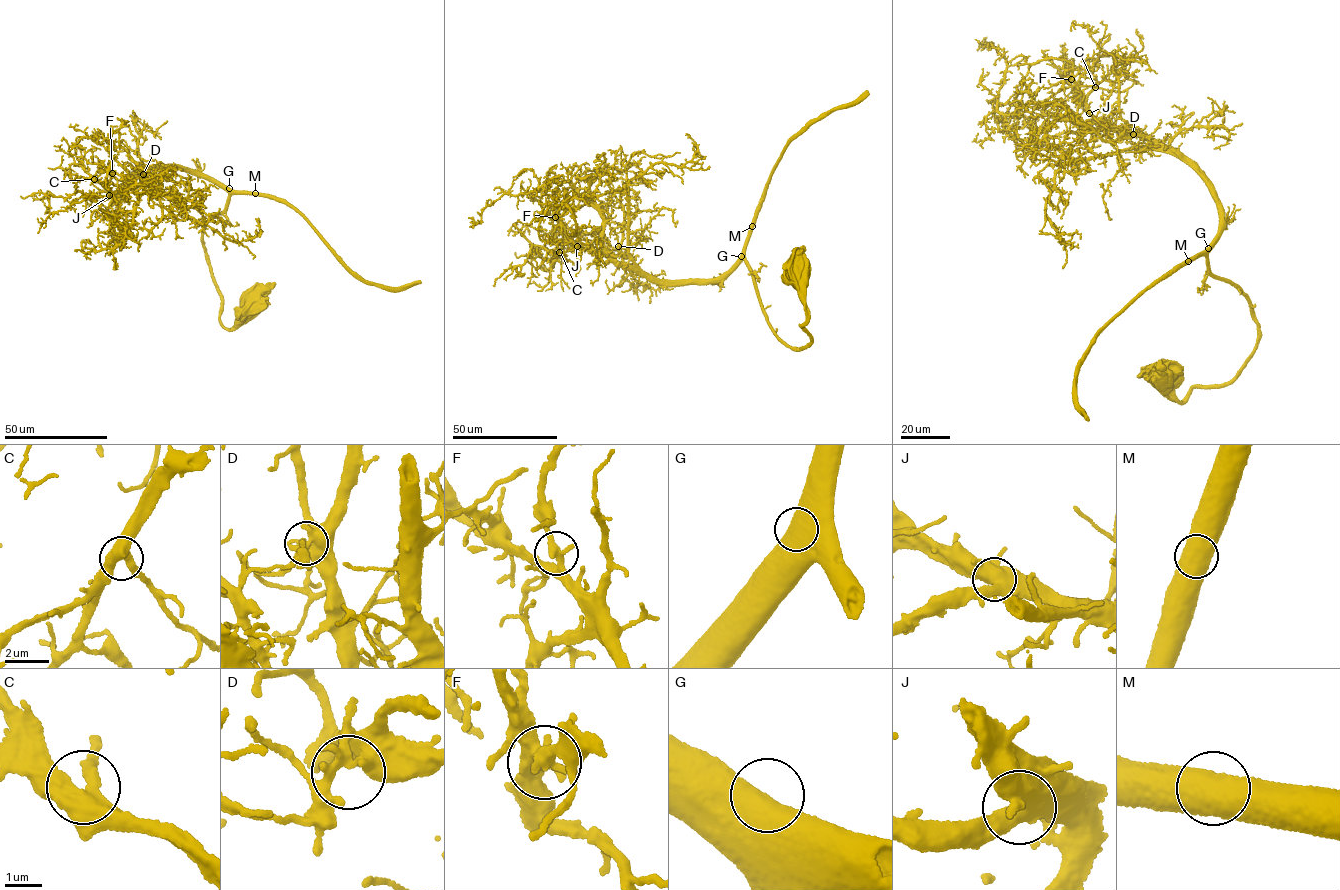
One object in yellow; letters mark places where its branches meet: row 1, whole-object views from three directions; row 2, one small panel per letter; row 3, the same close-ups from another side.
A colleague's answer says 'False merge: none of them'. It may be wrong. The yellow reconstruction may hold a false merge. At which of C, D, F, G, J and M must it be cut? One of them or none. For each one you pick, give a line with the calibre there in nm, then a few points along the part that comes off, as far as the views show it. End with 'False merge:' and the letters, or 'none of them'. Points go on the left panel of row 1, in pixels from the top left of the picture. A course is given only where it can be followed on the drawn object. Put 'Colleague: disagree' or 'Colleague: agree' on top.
Colleague: agree
False merge: none of them

